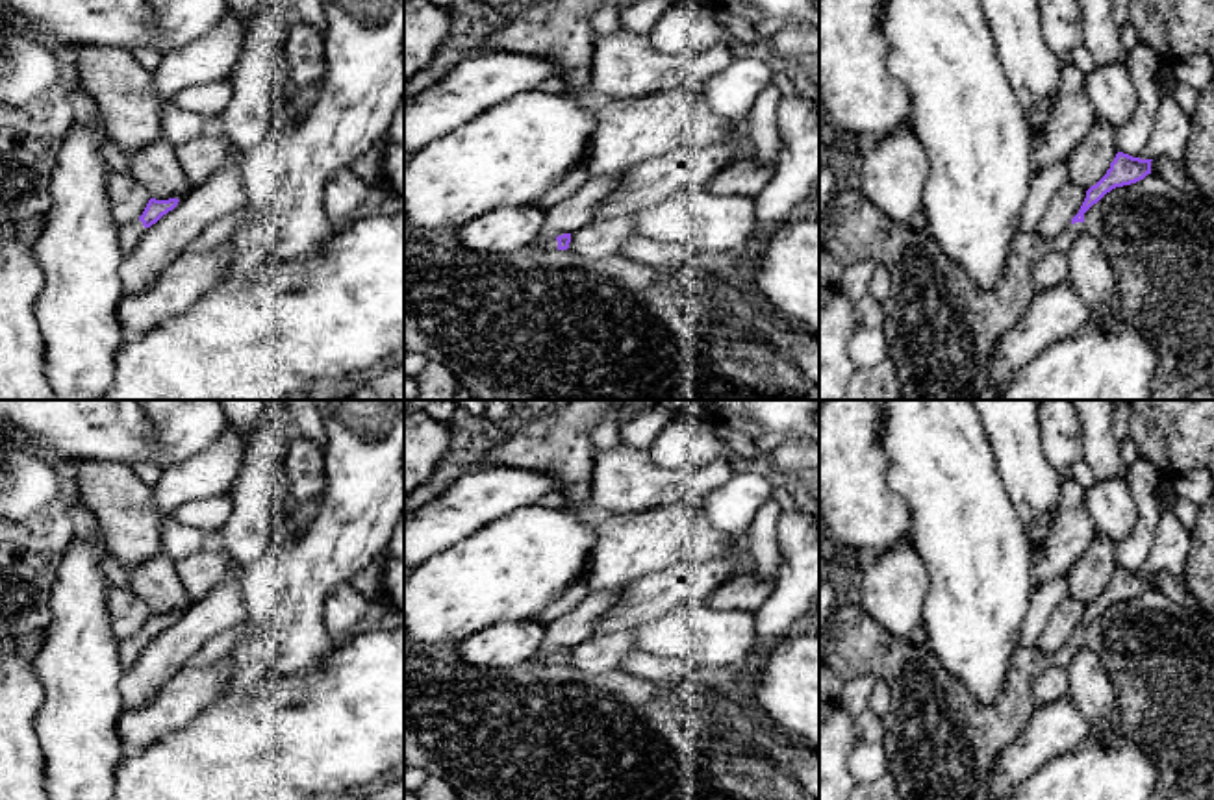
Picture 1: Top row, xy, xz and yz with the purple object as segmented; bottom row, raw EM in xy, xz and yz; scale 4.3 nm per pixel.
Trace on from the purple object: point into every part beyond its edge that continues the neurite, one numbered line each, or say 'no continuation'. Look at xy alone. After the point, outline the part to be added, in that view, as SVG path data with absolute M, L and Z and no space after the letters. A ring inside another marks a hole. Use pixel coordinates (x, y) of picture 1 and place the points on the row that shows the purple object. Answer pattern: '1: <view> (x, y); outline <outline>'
1: xy (130, 234); outline M141 220L120 226L120 246L124 252L132 252L139 241L145 237L148 228Z

